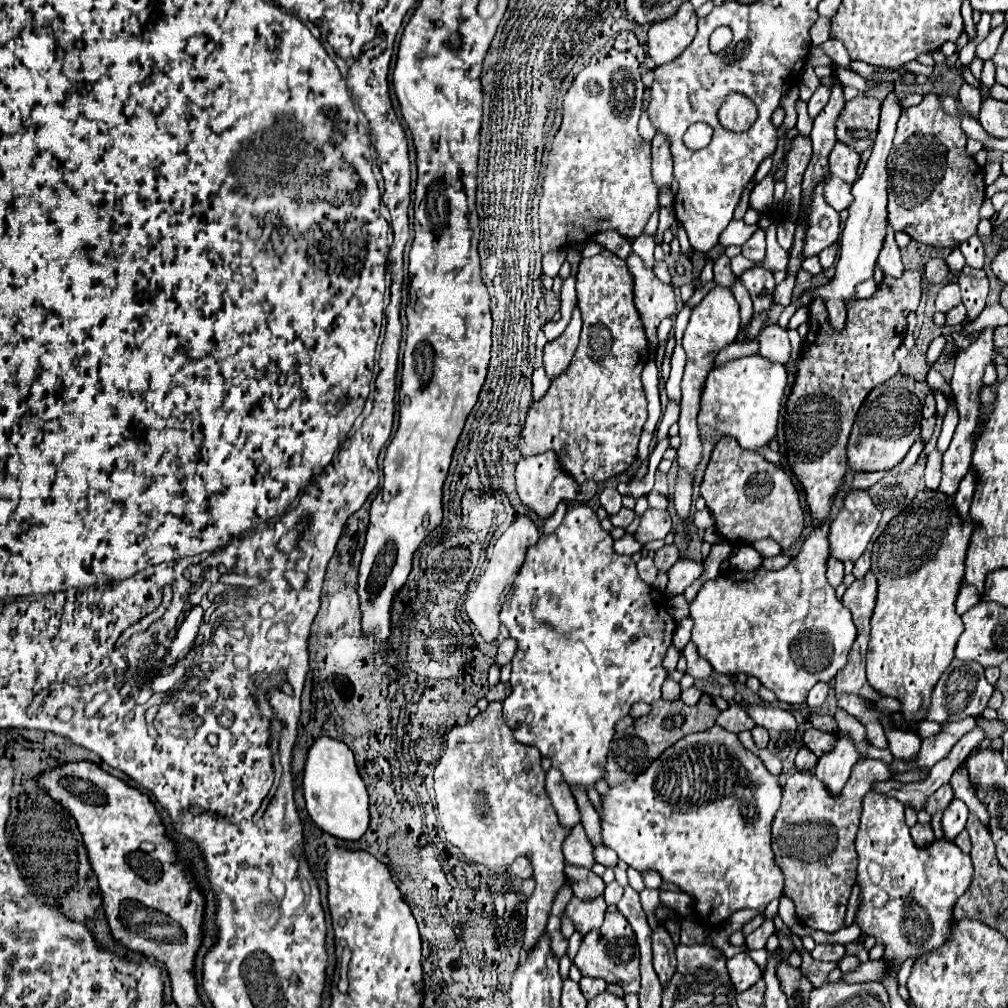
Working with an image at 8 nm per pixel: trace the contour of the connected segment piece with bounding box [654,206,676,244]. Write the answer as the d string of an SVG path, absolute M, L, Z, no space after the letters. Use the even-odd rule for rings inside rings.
M672 206L669 207L660 207L659 209L659 224L657 231L654 235L655 243L663 243L663 234L664 232L674 224L676 221L676 216Z

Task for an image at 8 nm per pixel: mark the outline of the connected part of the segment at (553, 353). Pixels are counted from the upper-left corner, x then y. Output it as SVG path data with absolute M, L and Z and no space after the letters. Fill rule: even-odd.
M576 307L572 311L572 319L570 319L566 331L558 339L548 341L544 347L544 367L546 367L546 373L550 379L558 377L570 365L572 355L578 345L580 329L582 329L582 317L580 317L580 309Z

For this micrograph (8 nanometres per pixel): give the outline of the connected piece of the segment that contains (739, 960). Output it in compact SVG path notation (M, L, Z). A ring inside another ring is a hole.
M738 953L730 959L726 959L726 969L728 969L728 975L730 975L738 993L746 991L762 977L758 965L746 953Z

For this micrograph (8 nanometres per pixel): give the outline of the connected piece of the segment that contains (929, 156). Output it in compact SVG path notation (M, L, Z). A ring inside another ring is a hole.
M926 93L918 105L904 109L888 155L888 223L894 231L904 231L924 245L956 247L976 235L976 225L980 221L978 211L986 197L984 193L984 171L966 153L966 133L960 127L960 119L944 111L940 97L936 93Z

